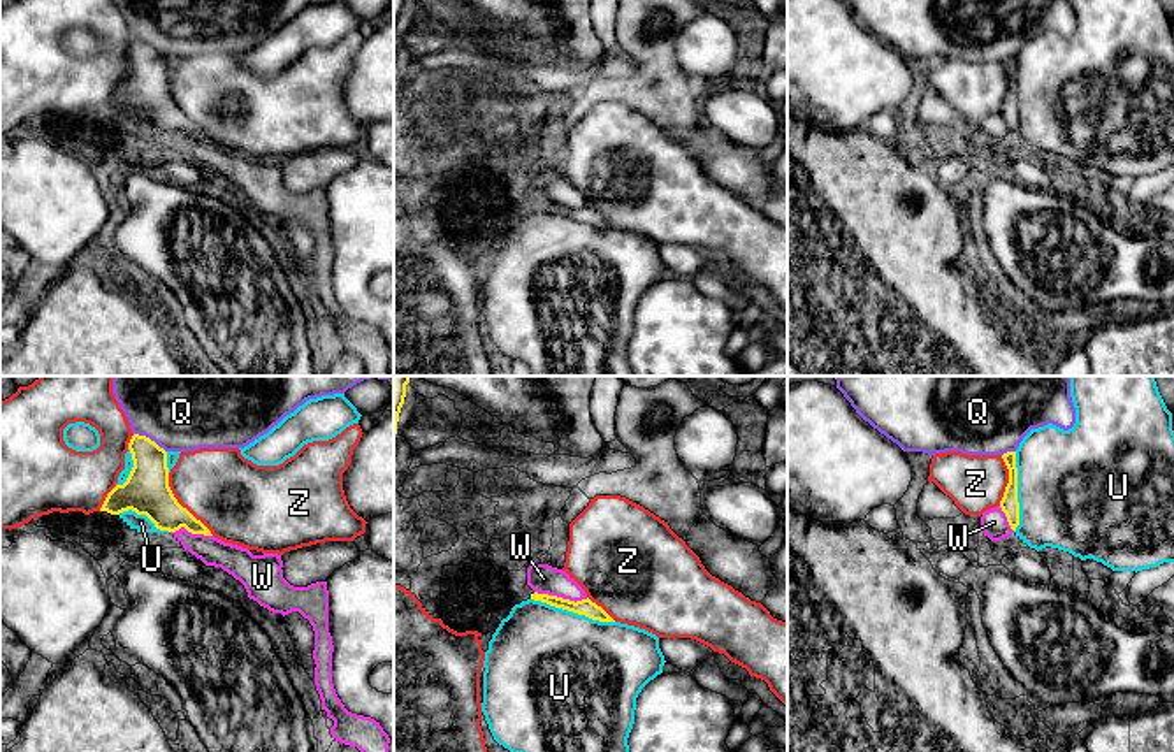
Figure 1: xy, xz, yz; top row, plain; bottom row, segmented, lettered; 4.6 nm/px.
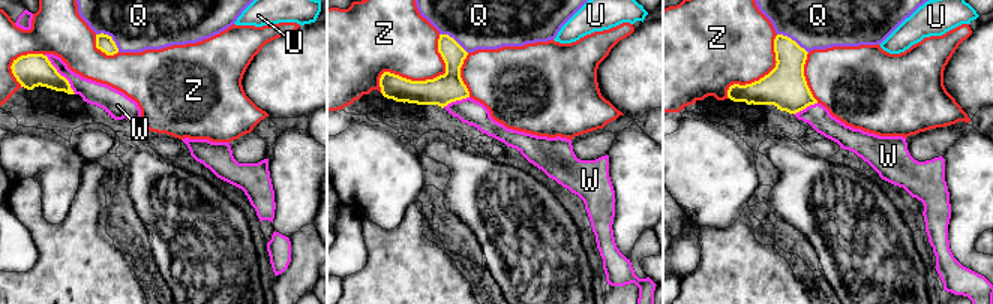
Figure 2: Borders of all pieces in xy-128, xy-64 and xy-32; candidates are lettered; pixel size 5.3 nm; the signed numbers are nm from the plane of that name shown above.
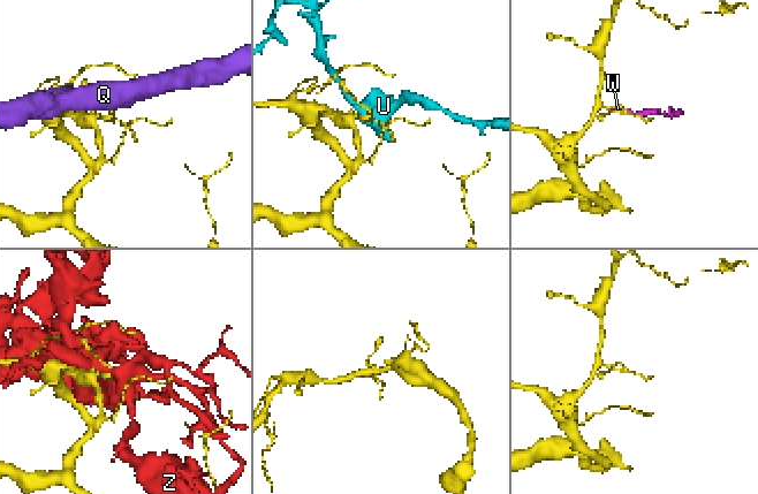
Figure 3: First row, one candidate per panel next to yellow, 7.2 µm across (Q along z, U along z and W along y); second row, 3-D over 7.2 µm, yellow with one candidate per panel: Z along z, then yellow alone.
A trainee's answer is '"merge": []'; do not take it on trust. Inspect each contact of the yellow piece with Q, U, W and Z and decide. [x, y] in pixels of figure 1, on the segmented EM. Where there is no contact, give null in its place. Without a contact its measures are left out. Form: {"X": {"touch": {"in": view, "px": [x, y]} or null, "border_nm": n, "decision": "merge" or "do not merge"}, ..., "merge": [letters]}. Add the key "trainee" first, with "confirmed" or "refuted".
{"trainee": "confirmed", "Q": {"touch": {"in": "xy", "px": [148, 438]}, "border_nm": 180, "decision": "do not merge"}, "U": {"touch": {"in": "xz", "px": [573, 612]}, "border_nm": 400, "decision": "do not merge"}, "W": {"touch": {"in": "xz", "px": [561, 598]}, "border_nm": 260, "decision": "do not merge"}, "Z": {"touch": {"in": "xy", "px": [180, 505]}, "border_nm": 360, "decision": "do not merge"}, "merge": []}

